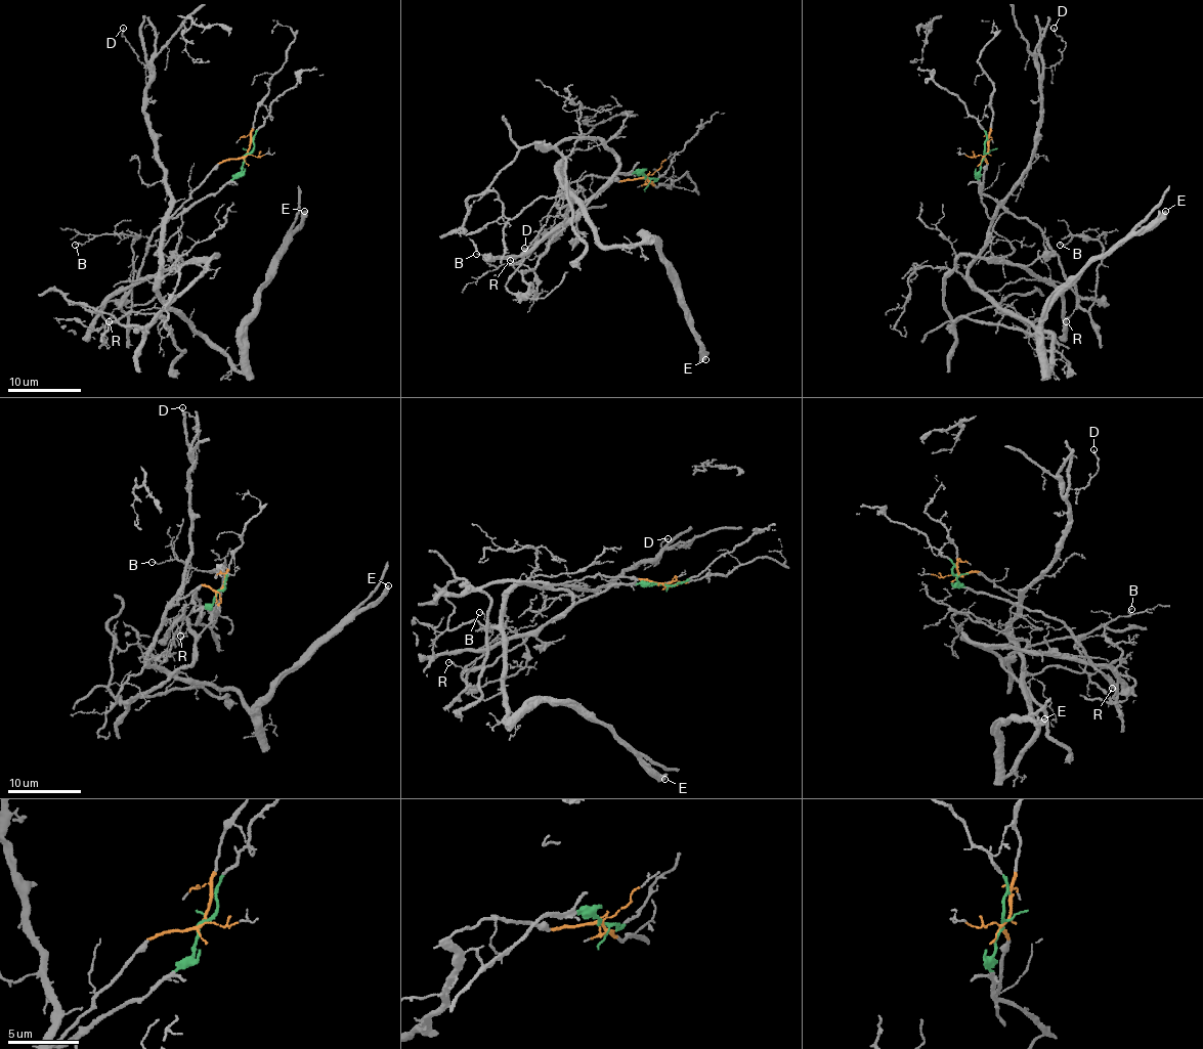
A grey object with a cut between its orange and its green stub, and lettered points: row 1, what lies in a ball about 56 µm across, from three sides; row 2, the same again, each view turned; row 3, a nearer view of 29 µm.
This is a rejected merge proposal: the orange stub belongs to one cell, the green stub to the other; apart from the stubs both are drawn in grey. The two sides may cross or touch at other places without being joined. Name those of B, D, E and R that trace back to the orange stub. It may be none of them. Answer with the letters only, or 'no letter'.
D, E

